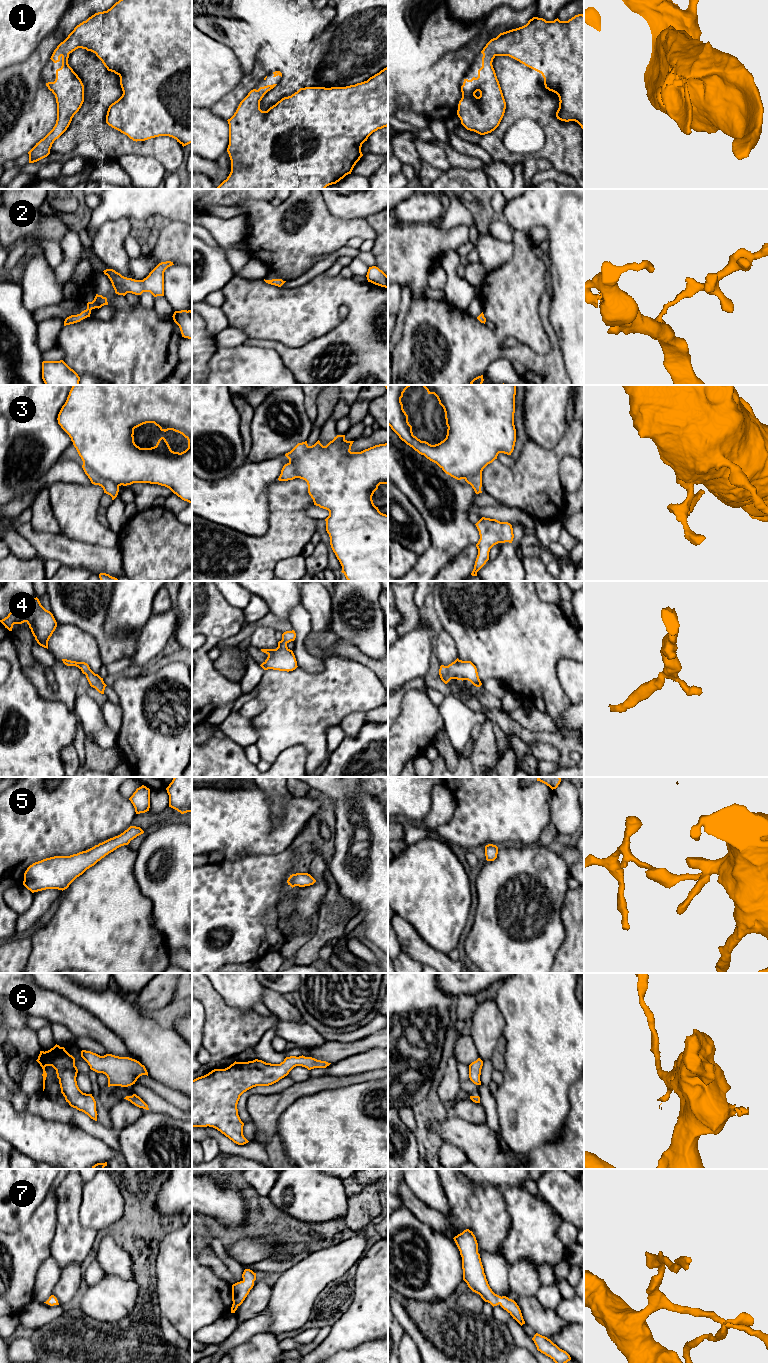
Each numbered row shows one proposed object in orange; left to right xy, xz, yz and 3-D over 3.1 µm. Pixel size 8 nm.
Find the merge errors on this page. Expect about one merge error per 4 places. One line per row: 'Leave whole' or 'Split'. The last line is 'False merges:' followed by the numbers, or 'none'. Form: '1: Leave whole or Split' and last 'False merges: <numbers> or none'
1: Leave whole
2: Leave whole
3: Leave whole
4: Leave whole
5: Leave whole
6: Leave whole
7: Leave whole
False merges: none

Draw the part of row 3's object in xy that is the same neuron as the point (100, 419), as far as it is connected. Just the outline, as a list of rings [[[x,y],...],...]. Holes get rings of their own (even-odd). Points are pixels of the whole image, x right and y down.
[[[73,385],[65,404],[58,414],[57,420],[61,428],[71,438],[74,447],[83,461],[82,468],[91,483],[101,486],[104,493],[110,495],[112,500],[117,497],[121,485],[127,486],[133,483],[150,483],[165,486],[182,500],[192,503],[192,385]],[[146,423],[154,423],[164,432],[173,430],[182,434],[188,440],[188,448],[181,453],[174,452],[164,437],[161,437],[154,447],[140,448],[134,442],[134,429]]]

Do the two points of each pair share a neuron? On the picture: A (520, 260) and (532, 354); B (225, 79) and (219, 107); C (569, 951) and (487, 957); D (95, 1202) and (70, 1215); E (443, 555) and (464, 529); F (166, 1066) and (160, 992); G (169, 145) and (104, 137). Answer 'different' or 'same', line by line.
A: same
B: different
C: different
D: different
E: same
F: different
G: same

